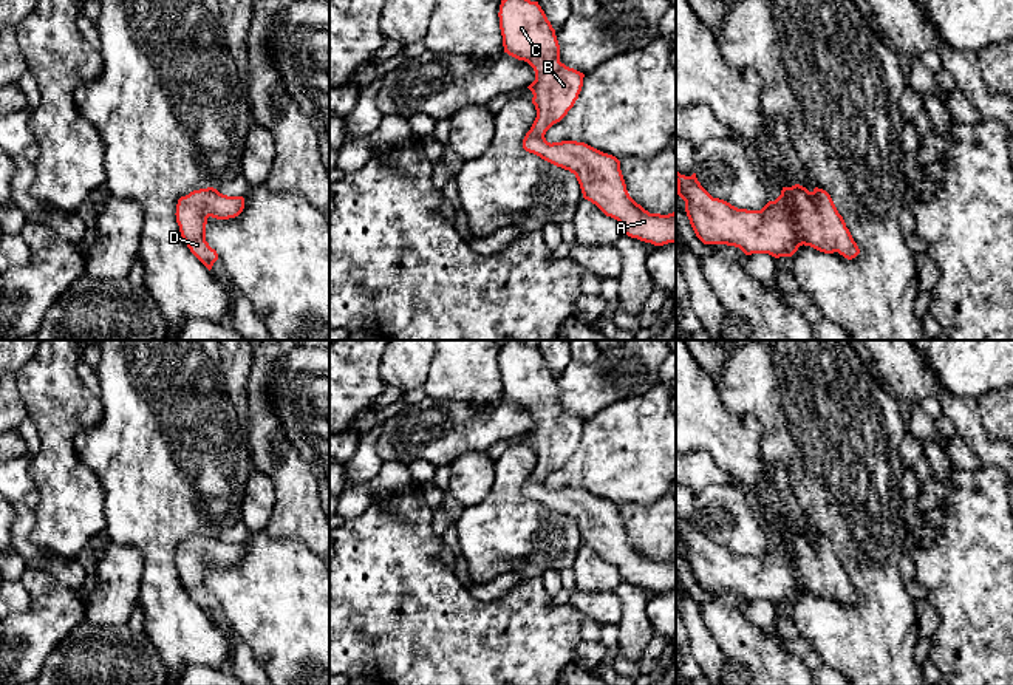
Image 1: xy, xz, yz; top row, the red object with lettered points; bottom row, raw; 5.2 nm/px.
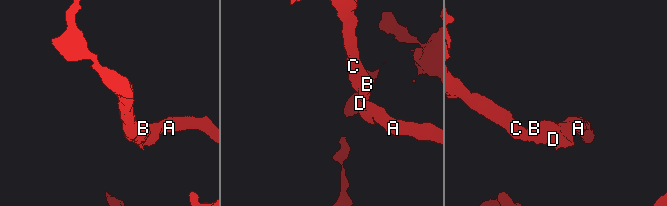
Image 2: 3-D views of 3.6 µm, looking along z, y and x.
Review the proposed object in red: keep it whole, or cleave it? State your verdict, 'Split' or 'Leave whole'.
Leave whole

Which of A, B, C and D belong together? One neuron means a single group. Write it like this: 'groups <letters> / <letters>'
groups A B C D

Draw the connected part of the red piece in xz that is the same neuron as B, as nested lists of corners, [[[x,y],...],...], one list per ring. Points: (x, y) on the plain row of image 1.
[[[509,340],[500,351],[504,399],[527,408],[535,427],[527,433],[537,464],[523,486],[523,495],[575,521],[583,544],[619,567],[623,581],[654,592],[676,589],[676,557],[650,560],[628,540],[620,507],[585,489],[547,489],[544,481],[574,453],[585,421],[560,408],[555,376],[538,348]]]

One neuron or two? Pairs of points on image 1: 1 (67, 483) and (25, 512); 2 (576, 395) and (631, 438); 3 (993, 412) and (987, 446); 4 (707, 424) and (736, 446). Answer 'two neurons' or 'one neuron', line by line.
1: two neurons
2: two neurons
3: two neurons
4: one neuron

